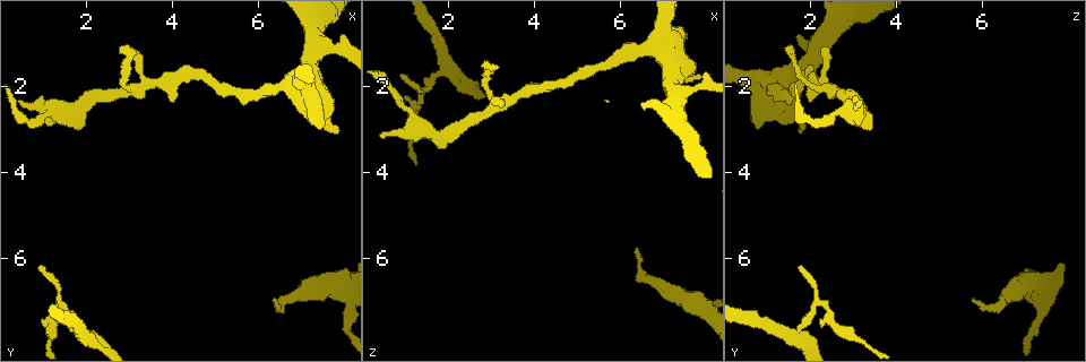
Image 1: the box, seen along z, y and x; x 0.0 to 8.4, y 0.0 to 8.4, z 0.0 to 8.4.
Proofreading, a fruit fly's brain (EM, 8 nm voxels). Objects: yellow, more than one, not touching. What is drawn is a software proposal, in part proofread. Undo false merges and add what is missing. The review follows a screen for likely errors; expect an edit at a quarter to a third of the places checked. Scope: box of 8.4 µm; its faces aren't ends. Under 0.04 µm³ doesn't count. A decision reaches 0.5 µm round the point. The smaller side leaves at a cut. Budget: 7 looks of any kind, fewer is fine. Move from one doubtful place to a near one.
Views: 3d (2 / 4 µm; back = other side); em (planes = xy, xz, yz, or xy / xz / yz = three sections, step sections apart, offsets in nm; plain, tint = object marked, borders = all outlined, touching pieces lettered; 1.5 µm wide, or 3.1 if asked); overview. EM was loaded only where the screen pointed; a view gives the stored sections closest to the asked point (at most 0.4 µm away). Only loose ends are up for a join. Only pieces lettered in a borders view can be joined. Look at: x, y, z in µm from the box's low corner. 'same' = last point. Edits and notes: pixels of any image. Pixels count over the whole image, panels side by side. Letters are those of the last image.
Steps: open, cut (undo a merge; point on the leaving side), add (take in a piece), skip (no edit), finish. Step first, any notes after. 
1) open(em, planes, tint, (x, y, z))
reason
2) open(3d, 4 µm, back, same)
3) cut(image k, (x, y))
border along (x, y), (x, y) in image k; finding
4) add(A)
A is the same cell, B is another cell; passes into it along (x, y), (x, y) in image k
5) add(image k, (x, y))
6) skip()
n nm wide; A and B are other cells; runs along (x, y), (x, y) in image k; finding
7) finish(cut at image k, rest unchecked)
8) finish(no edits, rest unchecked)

open(em, xz, step 4, tint, (2.90, 1.15, 1.40))
an open end

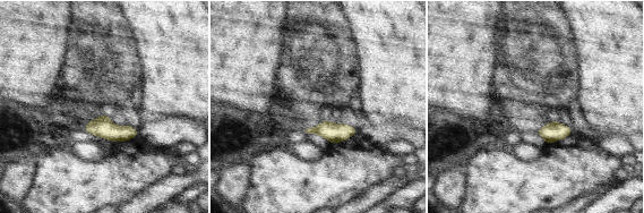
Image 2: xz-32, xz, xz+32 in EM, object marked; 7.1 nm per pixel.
open(em, xz, step 4, borders, same)

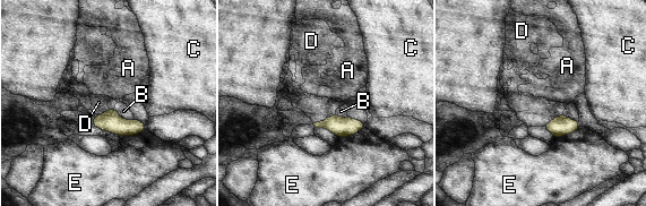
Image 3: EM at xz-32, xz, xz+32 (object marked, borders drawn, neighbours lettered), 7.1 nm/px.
skip()
A, B, C, D and E are other cells; none of them fits

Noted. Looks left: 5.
open(em, planes, borders, (4.05, 2.30, 1.95))

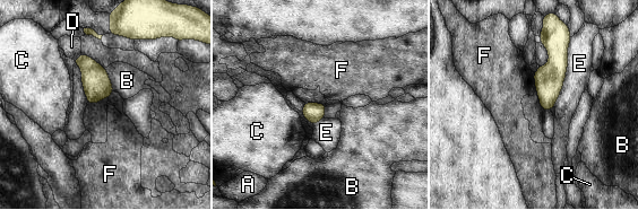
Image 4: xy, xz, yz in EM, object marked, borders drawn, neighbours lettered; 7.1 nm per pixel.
skip()
A, B, C, D, E and F are other cells; none of them fits

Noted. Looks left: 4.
open(em, planes, tint, (1.40, 7.00, 2.30))
abrupt turn

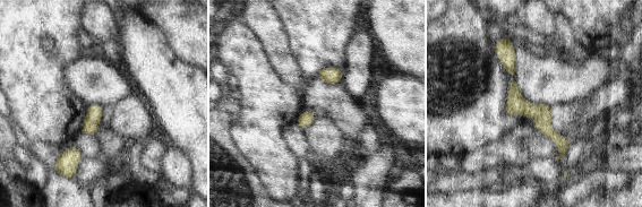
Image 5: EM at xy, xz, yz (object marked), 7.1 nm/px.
open(em, planes, borders, same)

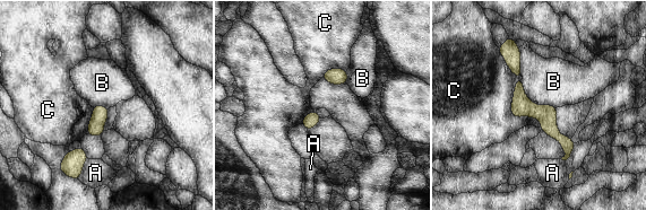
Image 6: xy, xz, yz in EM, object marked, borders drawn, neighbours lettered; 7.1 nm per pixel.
skip()
110 nm wide; A, B and C are other cells; continuous, no second neuron

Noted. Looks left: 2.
finish(no edits, rest unchecked)

